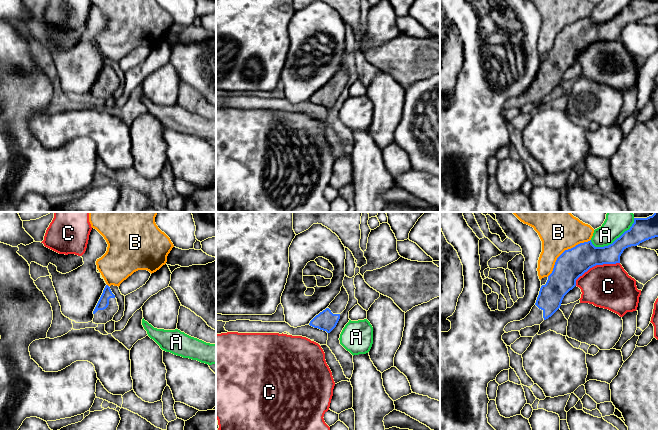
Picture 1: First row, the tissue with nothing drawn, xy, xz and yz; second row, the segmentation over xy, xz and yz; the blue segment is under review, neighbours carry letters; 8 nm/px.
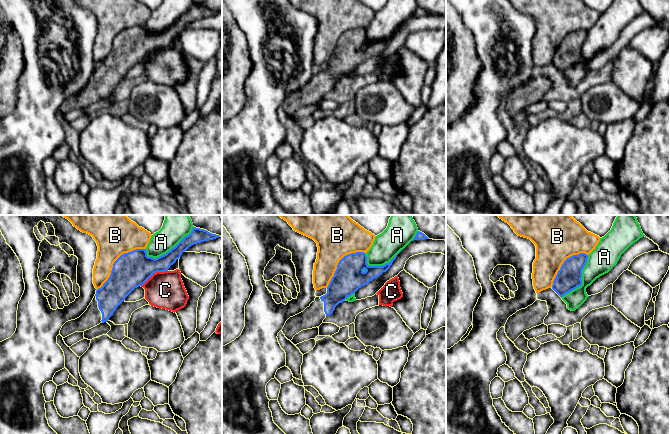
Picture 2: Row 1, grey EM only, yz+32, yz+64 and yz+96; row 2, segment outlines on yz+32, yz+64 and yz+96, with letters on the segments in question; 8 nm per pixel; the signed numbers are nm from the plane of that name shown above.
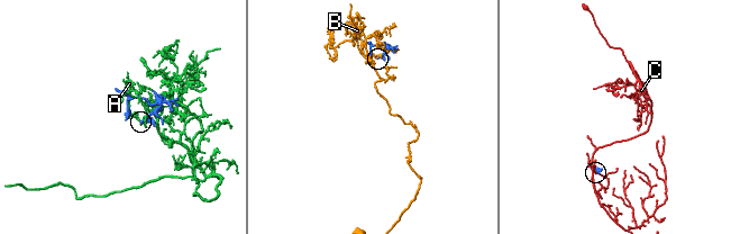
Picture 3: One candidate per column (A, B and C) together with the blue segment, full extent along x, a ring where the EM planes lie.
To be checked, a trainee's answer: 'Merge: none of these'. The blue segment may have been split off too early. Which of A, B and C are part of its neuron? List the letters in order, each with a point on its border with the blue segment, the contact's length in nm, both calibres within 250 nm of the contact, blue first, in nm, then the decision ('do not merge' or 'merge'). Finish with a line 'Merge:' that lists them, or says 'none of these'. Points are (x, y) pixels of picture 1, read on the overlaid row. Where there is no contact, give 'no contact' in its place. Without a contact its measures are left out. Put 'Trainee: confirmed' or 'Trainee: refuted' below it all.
A: yz (616, 239) | 400 nm | 180/220 nm | do not merge
B: yz (564, 251) | 460 nm | 240/320 nm | do not merge
C: yz (595, 265) | 400 nm | 240/360 nm | do not merge
Merge: none of these
Trainee: confirmed

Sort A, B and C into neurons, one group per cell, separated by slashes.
A / B / C

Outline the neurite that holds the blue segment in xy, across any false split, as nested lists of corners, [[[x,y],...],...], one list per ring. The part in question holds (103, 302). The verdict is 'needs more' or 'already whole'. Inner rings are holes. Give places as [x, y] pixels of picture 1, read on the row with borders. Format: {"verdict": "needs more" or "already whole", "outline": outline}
{"verdict": "needs more", "outline": [[[108,285],[105,286],[103,293],[93,311],[95,324],[106,324],[113,320],[114,315],[118,312],[119,306],[115,295]]]}

